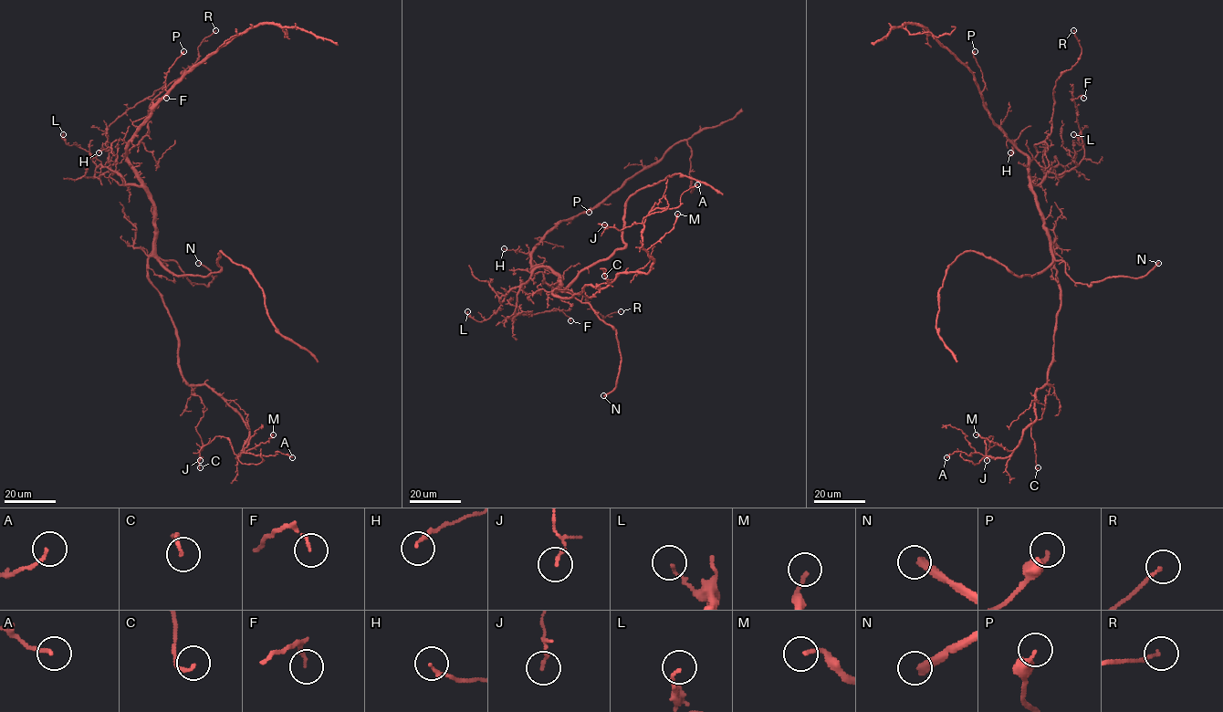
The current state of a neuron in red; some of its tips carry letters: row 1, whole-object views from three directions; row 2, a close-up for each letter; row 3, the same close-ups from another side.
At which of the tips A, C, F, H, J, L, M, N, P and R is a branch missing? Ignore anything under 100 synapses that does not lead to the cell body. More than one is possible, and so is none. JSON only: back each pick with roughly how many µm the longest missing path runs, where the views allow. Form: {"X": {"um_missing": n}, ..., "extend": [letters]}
{"N": {"um_missing": 40}, "extend": ["N"]}

